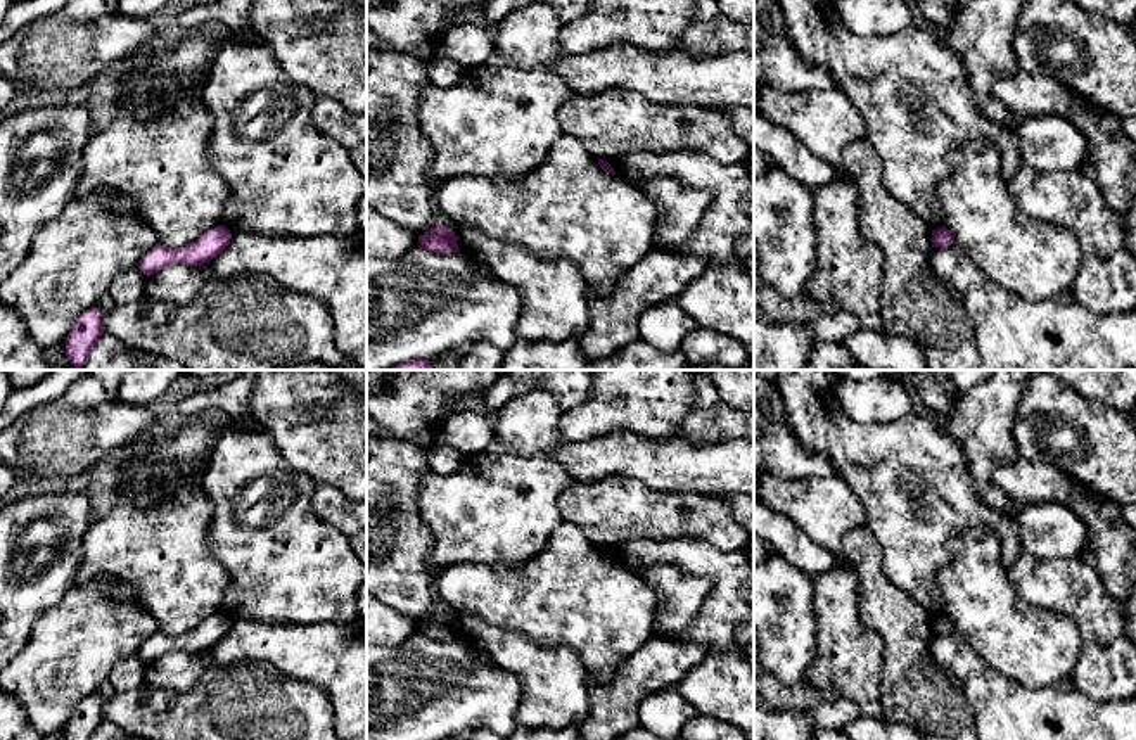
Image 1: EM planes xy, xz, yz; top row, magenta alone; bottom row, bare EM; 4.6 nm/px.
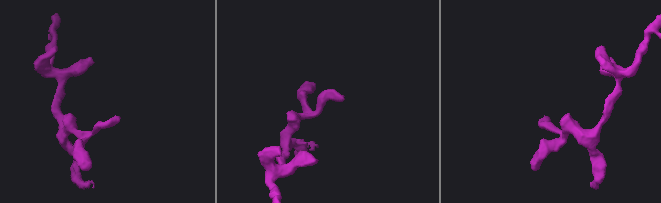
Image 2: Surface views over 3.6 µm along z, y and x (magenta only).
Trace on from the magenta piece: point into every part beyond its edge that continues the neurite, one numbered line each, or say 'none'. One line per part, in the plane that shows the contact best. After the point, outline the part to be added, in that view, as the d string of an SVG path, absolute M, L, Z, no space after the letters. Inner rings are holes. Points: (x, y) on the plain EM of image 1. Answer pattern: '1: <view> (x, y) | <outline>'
none

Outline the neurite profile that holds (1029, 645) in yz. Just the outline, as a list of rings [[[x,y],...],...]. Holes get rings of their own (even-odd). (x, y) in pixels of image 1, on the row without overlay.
[[[972,526],[948,541],[951,562],[939,569],[944,614],[996,671],[1027,688],[1070,678],[1081,655],[1077,626],[1024,600],[1001,564],[998,533]]]

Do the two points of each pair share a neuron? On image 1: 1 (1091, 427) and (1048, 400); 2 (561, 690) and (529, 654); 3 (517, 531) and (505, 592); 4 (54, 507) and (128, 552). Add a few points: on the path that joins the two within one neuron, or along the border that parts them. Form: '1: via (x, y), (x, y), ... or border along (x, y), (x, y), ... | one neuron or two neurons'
1: via (1081, 422), (1059, 410) | one neuron
2: via (554, 682), (535, 663) | one neuron
3: border along (545, 545), (538, 554), (516, 566), (471, 562) | two neurons
4: border along (92, 523), (82, 540), (82, 564), (78, 567) | two neurons

